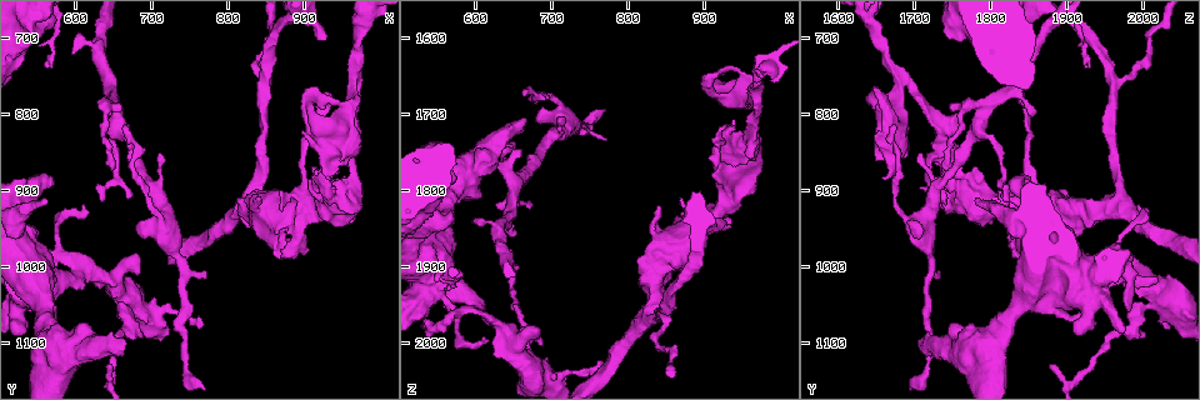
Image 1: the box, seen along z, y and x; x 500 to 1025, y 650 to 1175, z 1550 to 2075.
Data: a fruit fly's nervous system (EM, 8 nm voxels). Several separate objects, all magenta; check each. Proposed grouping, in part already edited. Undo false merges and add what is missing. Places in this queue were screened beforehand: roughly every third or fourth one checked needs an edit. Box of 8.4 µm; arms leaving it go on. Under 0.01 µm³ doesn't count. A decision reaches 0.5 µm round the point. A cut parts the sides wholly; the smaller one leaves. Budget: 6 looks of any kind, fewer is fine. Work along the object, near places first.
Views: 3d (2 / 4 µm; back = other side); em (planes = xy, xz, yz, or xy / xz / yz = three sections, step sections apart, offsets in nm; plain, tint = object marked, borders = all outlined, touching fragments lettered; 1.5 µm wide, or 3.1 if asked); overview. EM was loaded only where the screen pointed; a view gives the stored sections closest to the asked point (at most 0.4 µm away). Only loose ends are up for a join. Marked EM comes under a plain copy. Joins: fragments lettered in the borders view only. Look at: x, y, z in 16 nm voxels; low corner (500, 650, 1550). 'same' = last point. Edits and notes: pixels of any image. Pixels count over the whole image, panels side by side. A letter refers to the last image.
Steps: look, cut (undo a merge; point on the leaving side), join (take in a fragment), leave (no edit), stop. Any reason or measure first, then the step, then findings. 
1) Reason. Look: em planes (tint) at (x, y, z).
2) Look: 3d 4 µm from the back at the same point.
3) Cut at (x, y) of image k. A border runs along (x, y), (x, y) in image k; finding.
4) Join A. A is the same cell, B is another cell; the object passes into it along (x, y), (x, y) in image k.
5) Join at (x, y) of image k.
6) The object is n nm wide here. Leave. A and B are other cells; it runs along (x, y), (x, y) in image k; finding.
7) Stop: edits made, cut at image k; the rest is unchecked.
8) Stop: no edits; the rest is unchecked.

Sharp bend. Look: 3d 4 µm at (950, 845, 1740).

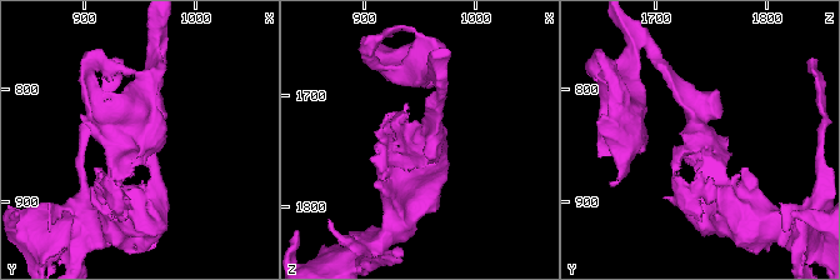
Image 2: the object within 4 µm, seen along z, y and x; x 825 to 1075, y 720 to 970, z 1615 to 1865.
Shape alone is not enough. Look: em xy step 4 (tint) at (946, 846, 1742).

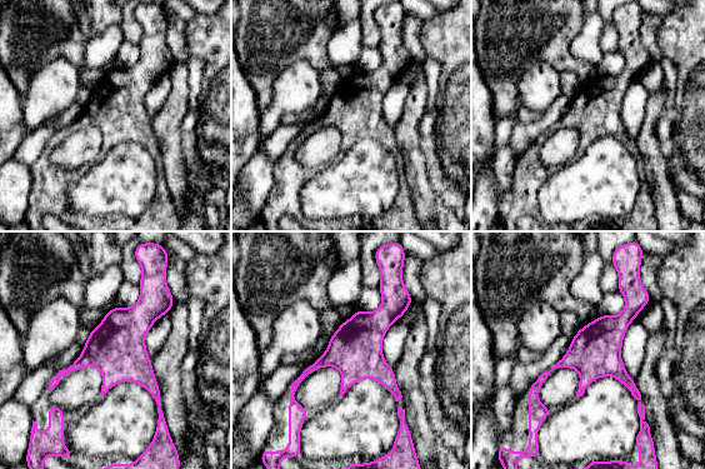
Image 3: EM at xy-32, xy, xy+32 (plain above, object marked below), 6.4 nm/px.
Look: em xy step 4 (borders) at the same point.

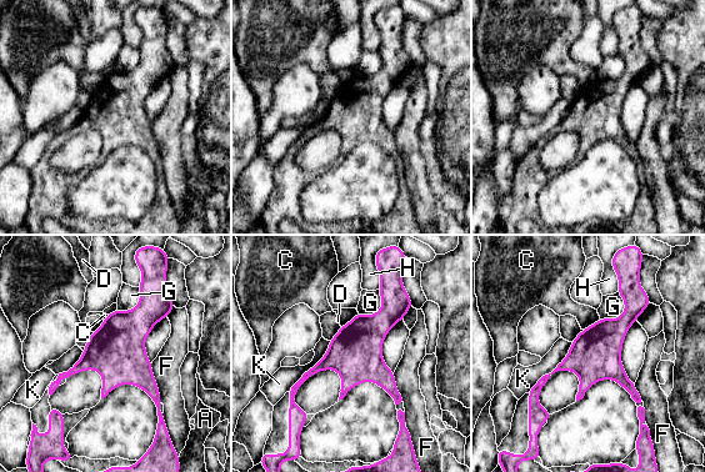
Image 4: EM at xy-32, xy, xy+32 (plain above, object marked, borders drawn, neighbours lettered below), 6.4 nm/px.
The object is 320 nm wide here; the longest contact is with K, 440 nm. Leave. A, C, D, F, G, H and K are other cells; one neuron here.

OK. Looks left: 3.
Sharp bend. Look: 3d 4 µm at (895, 790, 1655).

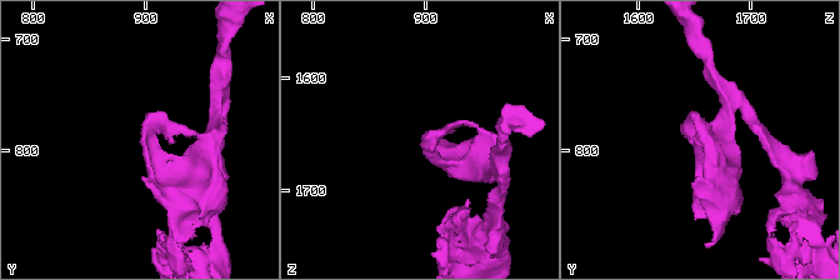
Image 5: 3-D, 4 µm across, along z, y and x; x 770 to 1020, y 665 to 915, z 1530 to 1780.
Look: em xz step 8 (tint) at (896, 790, 1658).

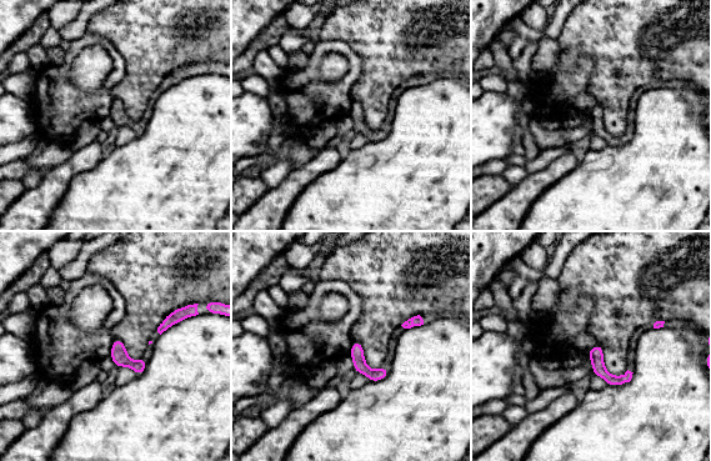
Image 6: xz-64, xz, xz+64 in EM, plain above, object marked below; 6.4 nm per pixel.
Look: em xz step 8 (borders) at the same point.

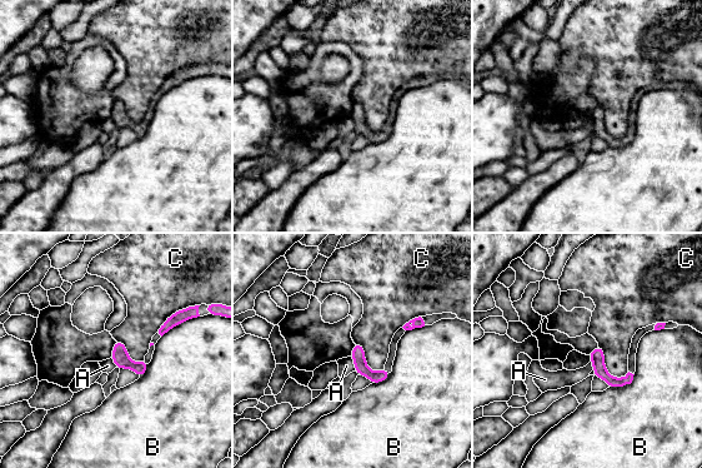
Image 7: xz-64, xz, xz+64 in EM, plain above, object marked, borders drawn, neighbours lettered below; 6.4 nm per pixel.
Leave. A, B and C are other cells; it runs along (592, 356), (612, 382), (628, 379) in image 7; one neuron here.

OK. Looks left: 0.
Stop: no edits; the rest is unchecked.

